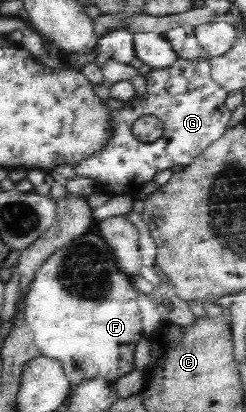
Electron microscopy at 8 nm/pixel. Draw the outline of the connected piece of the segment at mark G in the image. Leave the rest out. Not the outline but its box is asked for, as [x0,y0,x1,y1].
[75,54,230,196]

